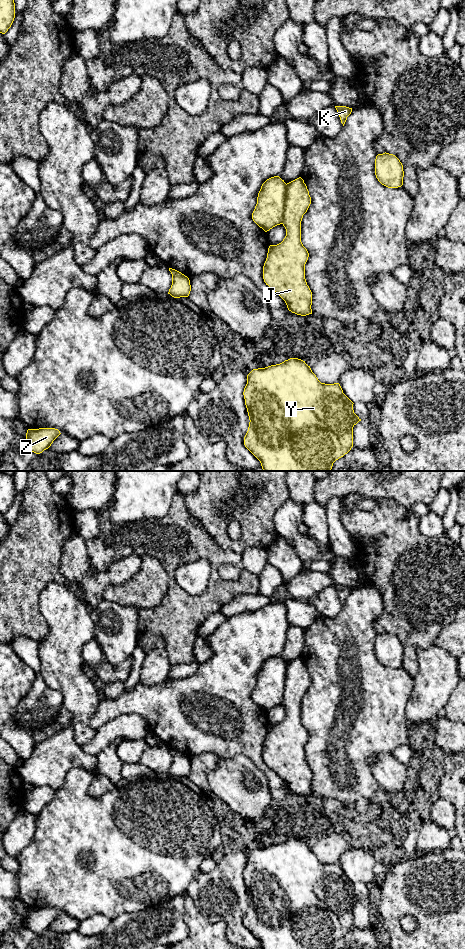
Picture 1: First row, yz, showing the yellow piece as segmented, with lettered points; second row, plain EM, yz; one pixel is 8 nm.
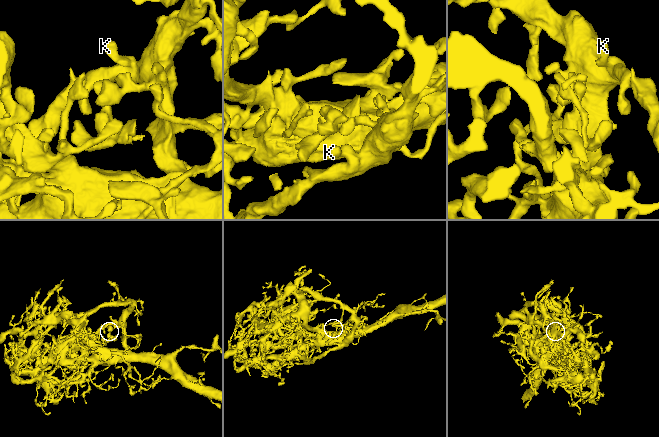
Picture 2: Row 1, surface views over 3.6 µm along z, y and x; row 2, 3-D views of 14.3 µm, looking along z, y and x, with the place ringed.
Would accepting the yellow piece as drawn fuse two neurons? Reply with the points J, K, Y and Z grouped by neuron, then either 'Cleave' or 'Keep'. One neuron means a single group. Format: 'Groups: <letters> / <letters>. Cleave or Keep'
Groups: J / K Y Z. Cleave

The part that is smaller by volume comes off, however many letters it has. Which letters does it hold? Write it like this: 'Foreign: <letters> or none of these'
Foreign: J

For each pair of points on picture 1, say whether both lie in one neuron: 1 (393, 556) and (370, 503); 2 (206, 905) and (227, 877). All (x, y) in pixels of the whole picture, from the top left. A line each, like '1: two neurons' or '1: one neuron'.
1: two neurons
2: one neuron

